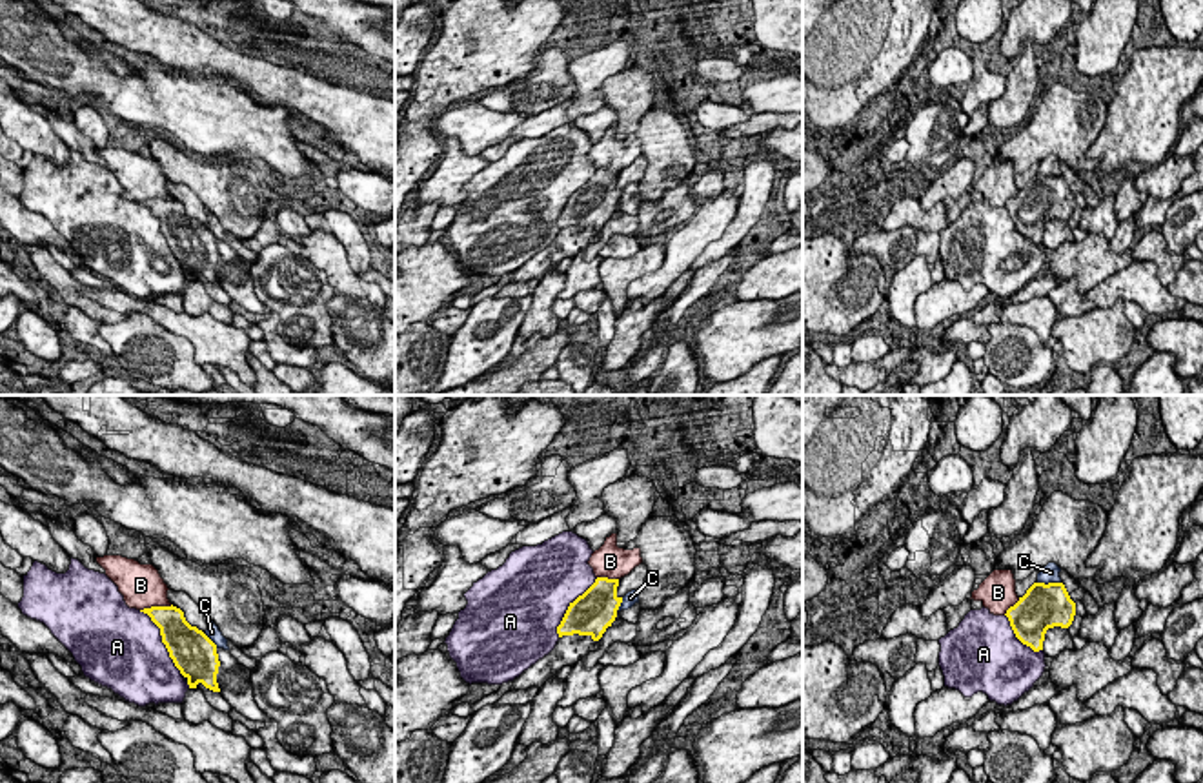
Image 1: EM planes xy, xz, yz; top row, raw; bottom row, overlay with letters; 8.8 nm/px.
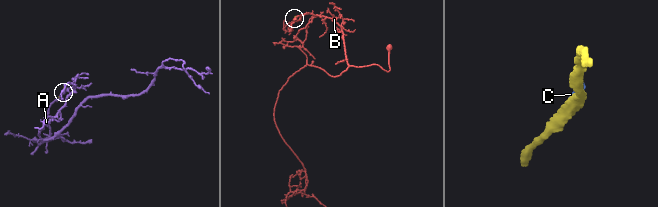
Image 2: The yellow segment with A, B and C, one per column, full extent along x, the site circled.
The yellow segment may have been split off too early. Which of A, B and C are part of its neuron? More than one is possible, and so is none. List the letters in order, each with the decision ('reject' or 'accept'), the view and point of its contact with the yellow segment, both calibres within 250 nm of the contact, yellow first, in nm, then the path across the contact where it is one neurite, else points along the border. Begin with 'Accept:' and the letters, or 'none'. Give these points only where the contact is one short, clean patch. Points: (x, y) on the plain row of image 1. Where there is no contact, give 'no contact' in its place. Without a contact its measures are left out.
Accept: none
A: reject; meets yellow in xy at (162, 233); 380 nm thick on the yellow side, 500 nm on the other
B: reject; meets yellow in xy at (155, 199); 260 nm thick on the yellow side, 380 nm on the other
C: reject; meets yellow in yz at (1049, 175); 400 nm thick on the yellow side, 160 nm on the other

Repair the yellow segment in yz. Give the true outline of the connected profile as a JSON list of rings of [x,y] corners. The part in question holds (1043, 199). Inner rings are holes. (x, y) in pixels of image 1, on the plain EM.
[[[1034,175],[1005,208],[1016,229],[1039,244],[1048,220],[1068,220],[1072,217],[1076,195],[1063,175]]]

